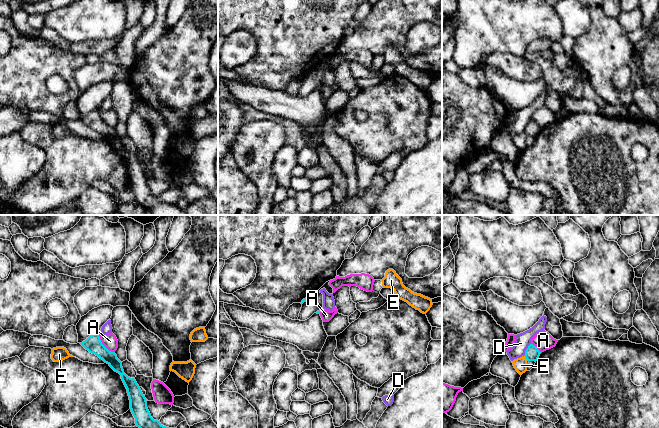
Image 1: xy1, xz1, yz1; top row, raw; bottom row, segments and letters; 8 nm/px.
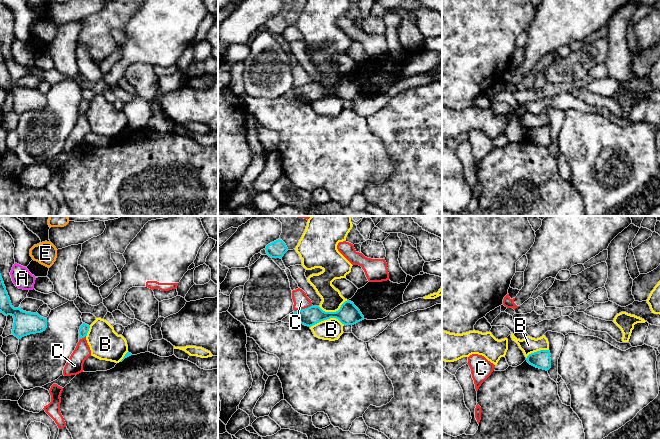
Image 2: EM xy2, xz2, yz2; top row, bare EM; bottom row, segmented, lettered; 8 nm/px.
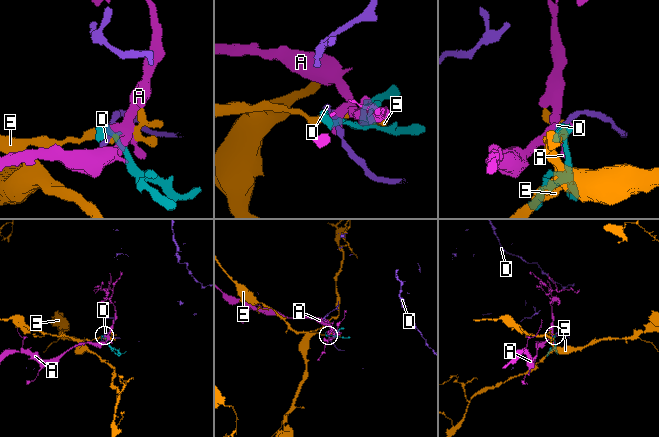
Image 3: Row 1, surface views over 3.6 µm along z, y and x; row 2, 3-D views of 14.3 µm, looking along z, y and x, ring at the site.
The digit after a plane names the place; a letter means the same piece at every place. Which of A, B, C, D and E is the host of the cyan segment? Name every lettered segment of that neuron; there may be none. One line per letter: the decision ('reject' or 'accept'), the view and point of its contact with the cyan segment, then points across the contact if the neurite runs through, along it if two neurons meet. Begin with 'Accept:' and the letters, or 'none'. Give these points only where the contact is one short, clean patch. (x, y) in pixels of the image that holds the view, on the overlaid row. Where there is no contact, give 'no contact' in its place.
Accept: none
A: reject; contact xy1 (103, 345); border xy1 (98, 334), (101, 342), (114, 352)
B: reject; contact xz2 (327, 318)
C: reject; contact xz2 (303, 309)
D: reject; contact yz1 (526, 349); border yz1 (530, 343), (523, 355)
E: reject; contact yz1 (525, 357); border yz1 (524, 355), (527, 360)

